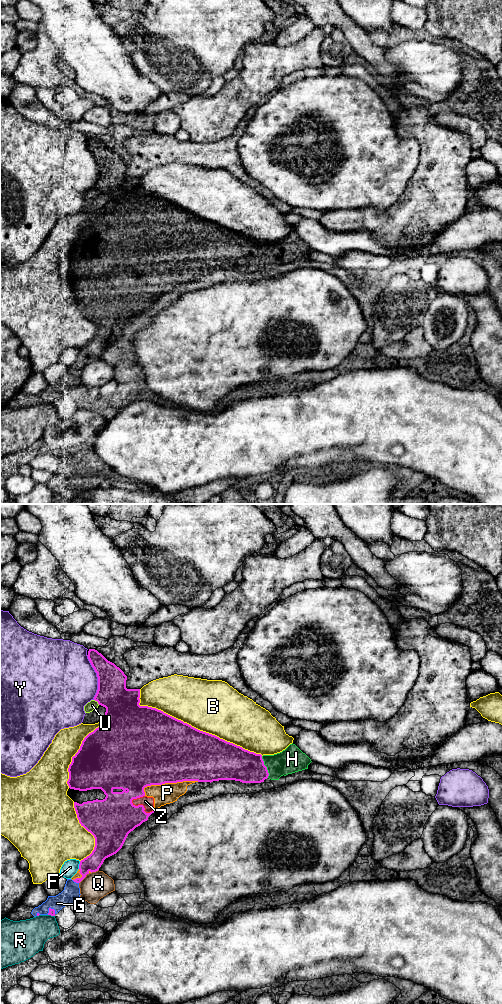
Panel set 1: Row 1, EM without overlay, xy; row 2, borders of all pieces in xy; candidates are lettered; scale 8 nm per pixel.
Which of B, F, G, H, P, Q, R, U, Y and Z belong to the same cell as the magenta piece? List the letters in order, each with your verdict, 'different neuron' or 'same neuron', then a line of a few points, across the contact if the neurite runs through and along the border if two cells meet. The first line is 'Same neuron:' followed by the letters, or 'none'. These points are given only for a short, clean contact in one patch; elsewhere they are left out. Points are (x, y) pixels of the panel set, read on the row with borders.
Same neuron: G, H, P, Z
B: different neuron
F: different neuron
G: same neuron
H: same neuron; line xy (236, 763), (247, 767), (266, 767), (275, 766), (292, 759)
P: same neuron
Q: different neuron
R: different neuron
U: different neuron
Y: different neuron
Z: same neuron

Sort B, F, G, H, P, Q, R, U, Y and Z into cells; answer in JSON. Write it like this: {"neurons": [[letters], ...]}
{"neurons": [["B"], ["F"], ["G", "H", "P", "Z"], ["Q"], ["R"], ["U"], ["Y"]]}

